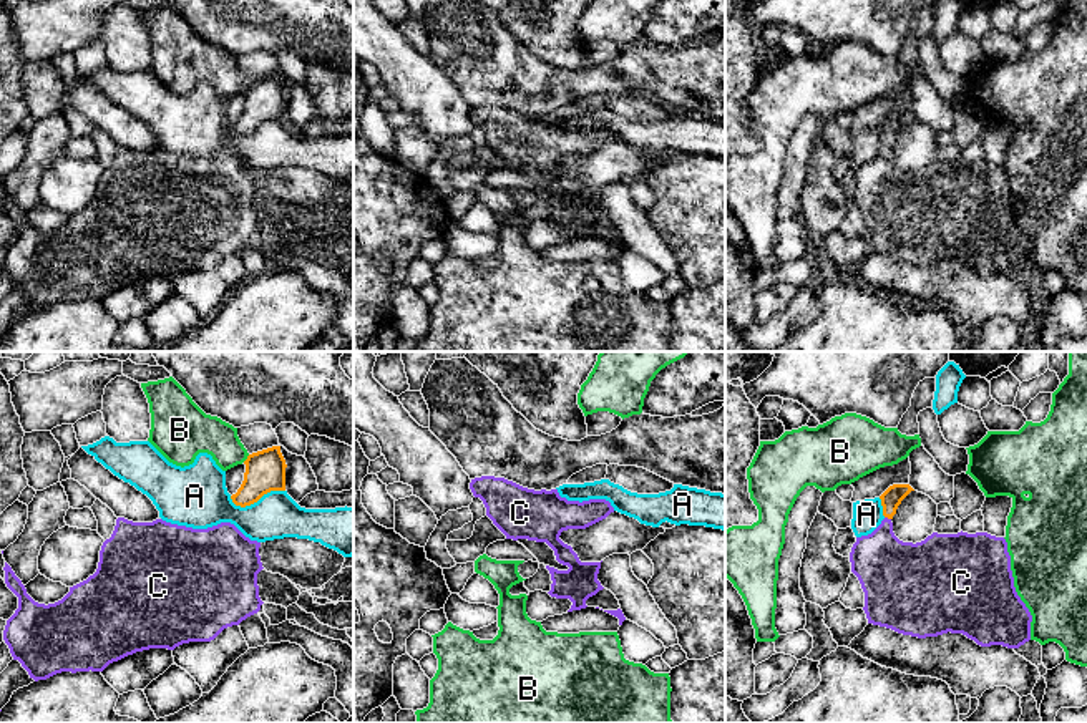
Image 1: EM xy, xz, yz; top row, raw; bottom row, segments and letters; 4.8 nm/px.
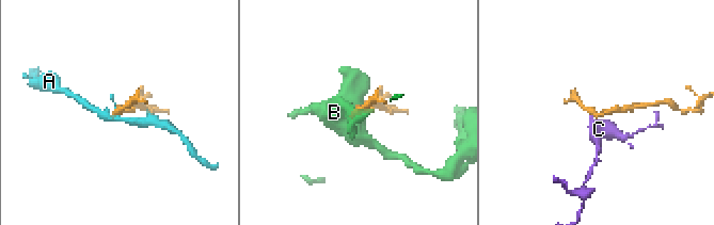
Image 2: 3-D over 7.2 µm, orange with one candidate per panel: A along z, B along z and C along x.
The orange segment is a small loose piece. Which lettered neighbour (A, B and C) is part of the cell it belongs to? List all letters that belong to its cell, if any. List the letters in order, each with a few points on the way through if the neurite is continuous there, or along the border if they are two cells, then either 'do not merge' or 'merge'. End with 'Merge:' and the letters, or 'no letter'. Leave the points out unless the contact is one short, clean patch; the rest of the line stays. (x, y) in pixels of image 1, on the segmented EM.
A: do not merge
B: do not merge
C: across yz (892, 498), (888, 518), (888, 569) | merge
Merge: C

